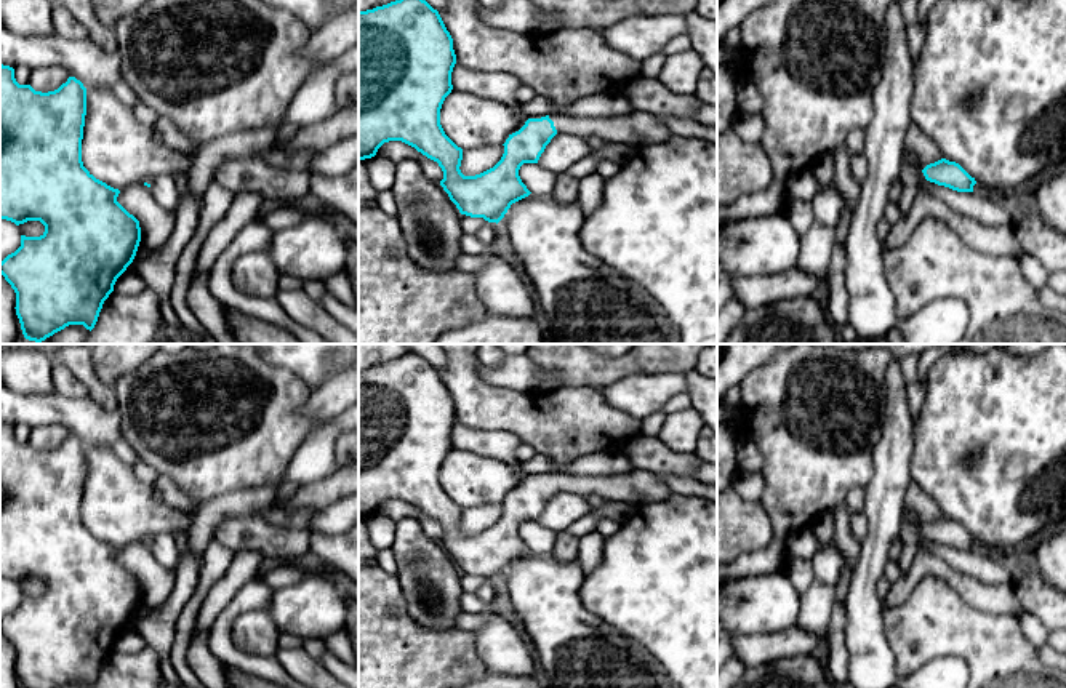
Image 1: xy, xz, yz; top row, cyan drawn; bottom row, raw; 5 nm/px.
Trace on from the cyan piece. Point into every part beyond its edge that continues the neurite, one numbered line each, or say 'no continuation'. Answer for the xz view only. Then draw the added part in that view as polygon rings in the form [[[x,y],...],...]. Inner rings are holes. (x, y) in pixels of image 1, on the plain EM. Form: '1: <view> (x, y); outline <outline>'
1: xz (637, 487); outline [[[632,469],[621,475],[571,475],[549,472],[557,493],[570,491],[579,496],[599,494],[608,501],[648,504],[663,501],[674,493],[661,478],[648,470]]]

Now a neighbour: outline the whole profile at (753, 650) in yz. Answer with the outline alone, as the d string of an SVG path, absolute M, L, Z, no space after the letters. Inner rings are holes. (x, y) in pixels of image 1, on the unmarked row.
M797 626L770 634L751 634L735 638L735 656L746 669L760 664L810 654L820 643L826 642Z

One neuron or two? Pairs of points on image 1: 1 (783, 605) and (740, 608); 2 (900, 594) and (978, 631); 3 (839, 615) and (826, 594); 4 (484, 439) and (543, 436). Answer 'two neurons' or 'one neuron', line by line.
1: one neuron
2: two neurons
3: two neurons
4: two neurons

